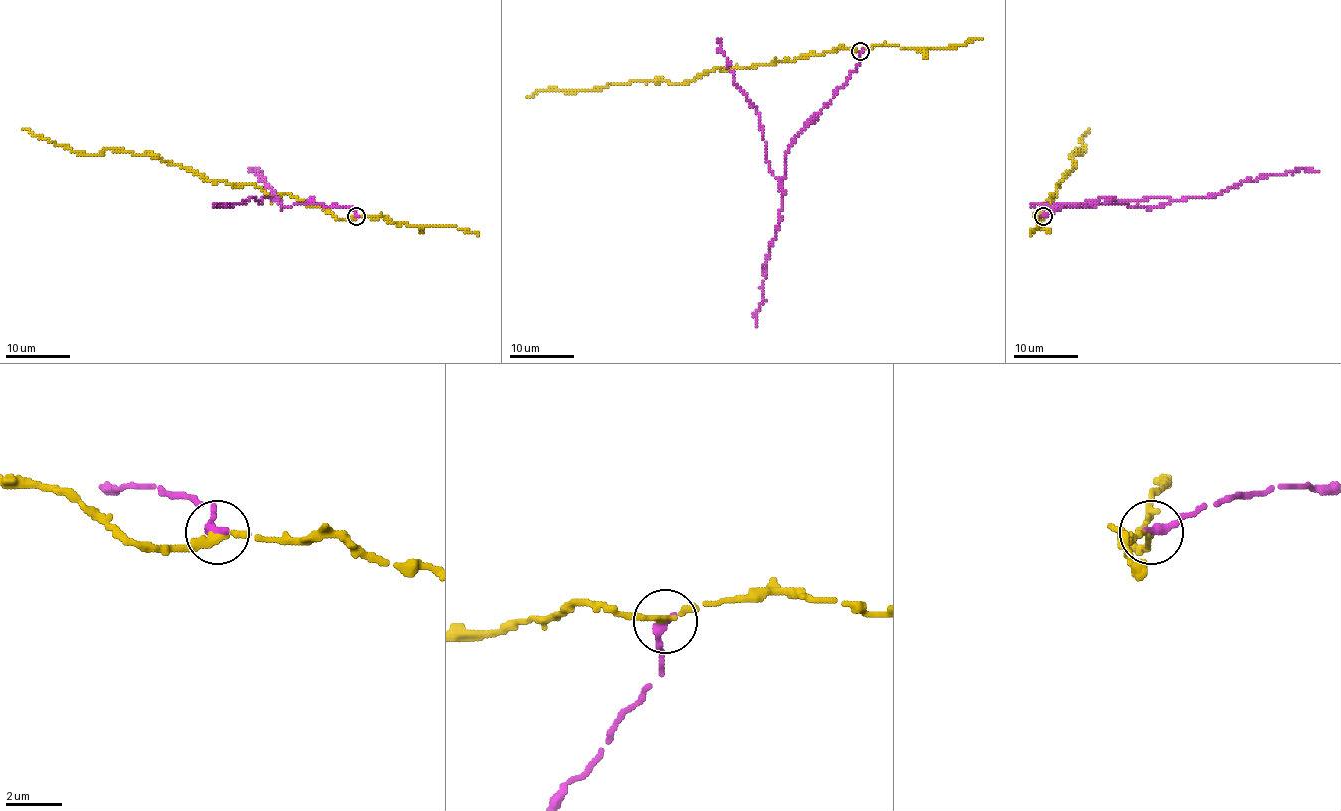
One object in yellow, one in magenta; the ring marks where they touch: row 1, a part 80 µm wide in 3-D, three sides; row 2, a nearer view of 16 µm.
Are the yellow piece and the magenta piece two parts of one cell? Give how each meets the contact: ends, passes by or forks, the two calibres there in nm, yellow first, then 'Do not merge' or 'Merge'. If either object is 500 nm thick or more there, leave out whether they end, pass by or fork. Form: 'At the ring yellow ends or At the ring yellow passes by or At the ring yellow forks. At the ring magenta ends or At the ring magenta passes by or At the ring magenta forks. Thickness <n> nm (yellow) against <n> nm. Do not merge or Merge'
At the ring yellow passes by. At the ring magenta ends. Thickness 240 nm (yellow) against 340 nm. Do not merge

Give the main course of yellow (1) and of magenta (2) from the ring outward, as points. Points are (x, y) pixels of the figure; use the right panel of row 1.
1: (1043, 217), (1040, 219), (1057, 185), (1075, 165), (1075, 149), (1080, 154), (1083, 152), (1082, 136), (1090, 128)
2: (1043, 215), (1073, 206), (1120, 202), (1151, 209), (1183, 199), (1162, 196), (1125, 202), (1102, 196), (1030, 206)

